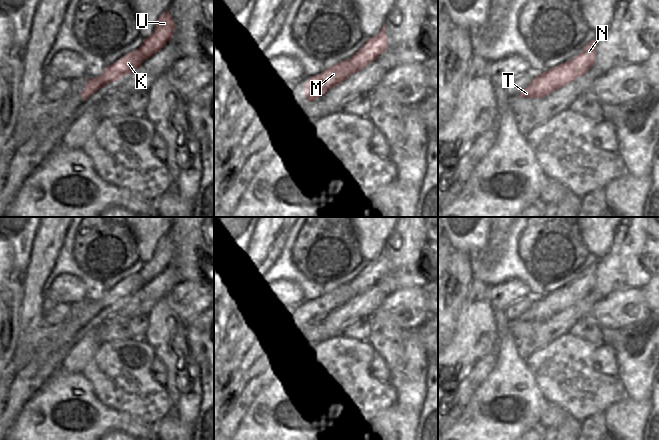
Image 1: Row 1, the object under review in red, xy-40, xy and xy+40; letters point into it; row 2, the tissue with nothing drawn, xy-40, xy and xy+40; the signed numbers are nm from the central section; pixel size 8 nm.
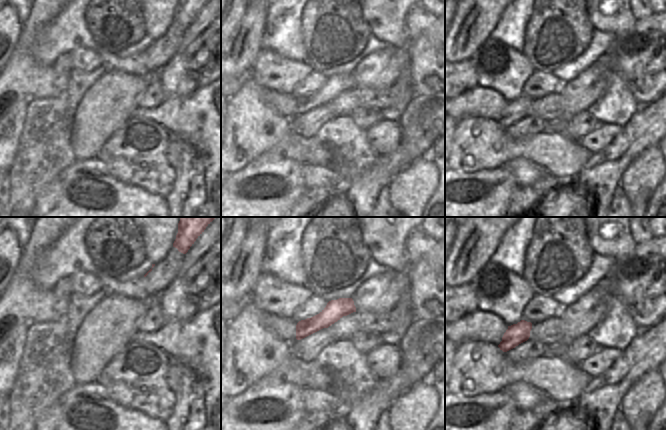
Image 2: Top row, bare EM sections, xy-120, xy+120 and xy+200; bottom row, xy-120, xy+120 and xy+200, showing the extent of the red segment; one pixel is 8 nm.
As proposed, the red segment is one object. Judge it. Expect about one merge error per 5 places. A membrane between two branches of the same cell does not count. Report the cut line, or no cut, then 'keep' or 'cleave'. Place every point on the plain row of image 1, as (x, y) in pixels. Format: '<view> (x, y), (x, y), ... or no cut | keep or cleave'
no cut | keep

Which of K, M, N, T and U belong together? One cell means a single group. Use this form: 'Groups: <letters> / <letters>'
Groups: K M N T U

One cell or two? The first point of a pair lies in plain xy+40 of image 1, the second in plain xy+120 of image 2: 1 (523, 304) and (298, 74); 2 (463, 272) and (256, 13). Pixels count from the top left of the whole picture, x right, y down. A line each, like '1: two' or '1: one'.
1: two
2: one

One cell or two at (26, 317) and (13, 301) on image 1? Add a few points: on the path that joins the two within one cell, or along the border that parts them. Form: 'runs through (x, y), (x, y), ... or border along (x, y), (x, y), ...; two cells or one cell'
border along (23, 286), (23, 298), (19, 311), (20, 329); two cells

